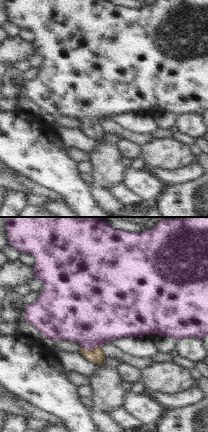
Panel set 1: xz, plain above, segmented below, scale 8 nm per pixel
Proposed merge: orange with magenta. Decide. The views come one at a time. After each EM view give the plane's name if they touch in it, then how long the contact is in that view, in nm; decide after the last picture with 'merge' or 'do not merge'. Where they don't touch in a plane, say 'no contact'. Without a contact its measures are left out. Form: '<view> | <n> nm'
xz | 160 nm

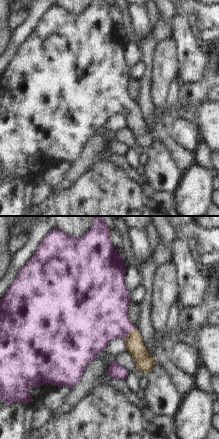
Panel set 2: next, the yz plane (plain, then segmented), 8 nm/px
yz | 130 nm

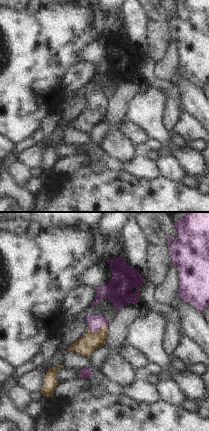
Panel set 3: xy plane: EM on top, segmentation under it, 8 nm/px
xy | 160 nm

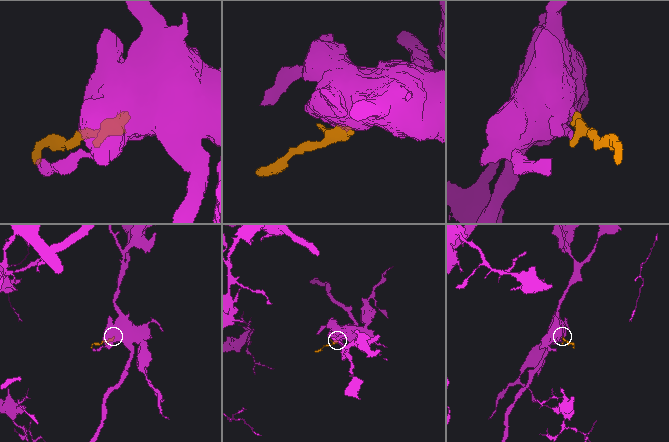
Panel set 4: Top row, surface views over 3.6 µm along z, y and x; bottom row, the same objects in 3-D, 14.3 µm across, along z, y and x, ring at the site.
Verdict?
merge

